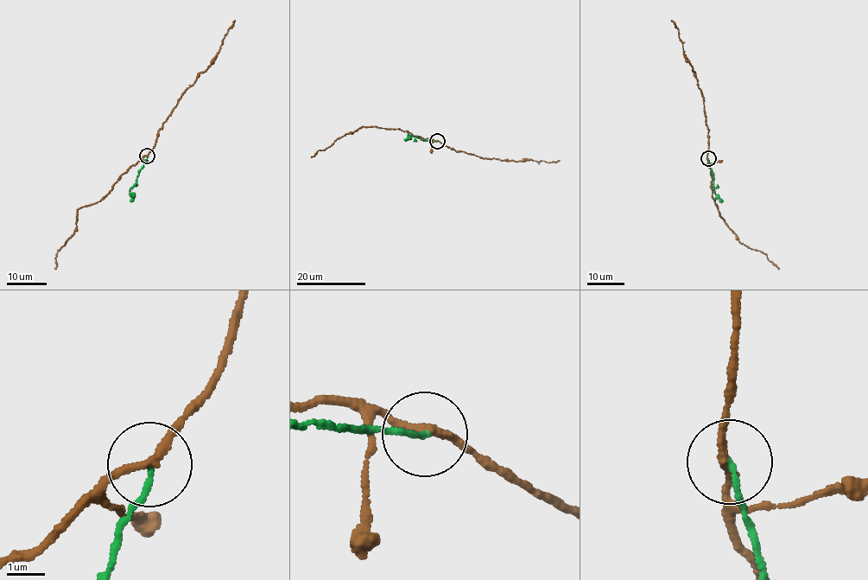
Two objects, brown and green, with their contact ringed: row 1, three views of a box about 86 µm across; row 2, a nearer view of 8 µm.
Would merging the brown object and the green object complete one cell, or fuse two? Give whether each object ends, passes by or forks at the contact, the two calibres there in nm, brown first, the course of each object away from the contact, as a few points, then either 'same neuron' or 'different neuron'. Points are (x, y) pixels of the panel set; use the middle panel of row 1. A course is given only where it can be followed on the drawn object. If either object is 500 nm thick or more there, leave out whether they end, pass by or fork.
brown passes by; green ends; calibres 200 and 150 nm; course brown (437, 141), (393, 129), (364, 126), (344, 136), (311, 157); course green (437, 141), (409, 136), (403, 139); different neuron

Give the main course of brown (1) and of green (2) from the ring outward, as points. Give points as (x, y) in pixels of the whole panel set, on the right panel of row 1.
1: (707, 158), (719, 214), (737, 239), (765, 255), (779, 269)
2: (707, 158), (715, 194), (721, 202)

